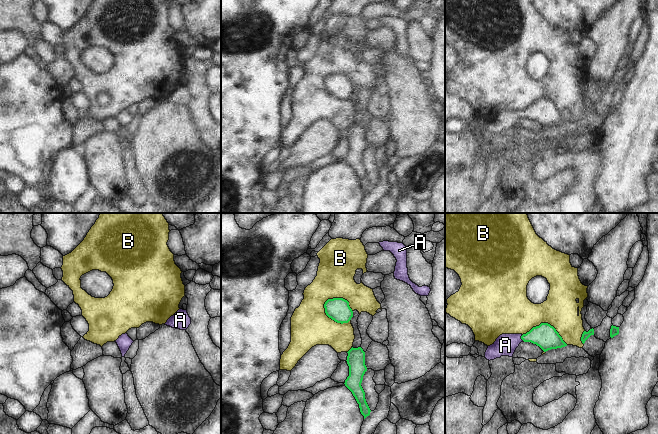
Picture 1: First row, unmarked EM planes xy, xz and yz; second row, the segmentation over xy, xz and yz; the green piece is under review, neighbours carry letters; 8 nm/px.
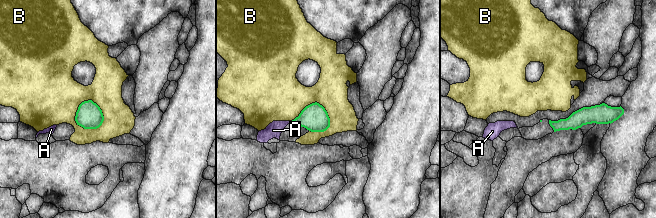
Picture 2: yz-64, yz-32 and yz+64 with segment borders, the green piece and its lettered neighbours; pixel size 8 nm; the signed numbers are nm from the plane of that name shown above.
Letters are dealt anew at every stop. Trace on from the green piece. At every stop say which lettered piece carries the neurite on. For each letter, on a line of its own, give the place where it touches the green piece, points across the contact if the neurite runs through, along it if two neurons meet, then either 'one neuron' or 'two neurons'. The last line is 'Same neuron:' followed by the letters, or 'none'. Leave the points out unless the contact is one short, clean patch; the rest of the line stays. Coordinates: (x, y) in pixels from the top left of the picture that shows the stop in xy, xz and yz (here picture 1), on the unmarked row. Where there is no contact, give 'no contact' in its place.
A: yz (521, 114) | across yz (545, 112), (521, 114), (505, 121) | one neuron
B: xz (329, 93) | two neurons
Same neuron: A

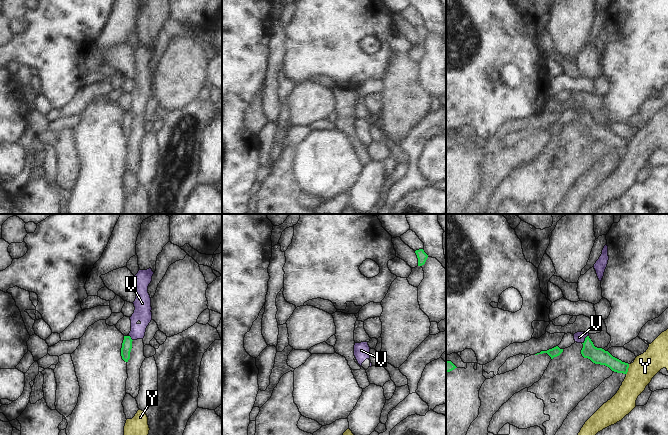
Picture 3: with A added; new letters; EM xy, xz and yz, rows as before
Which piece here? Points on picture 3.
V: yz (585, 115) | along yz (588, 111), (582, 119) | two neurons
Y: yz (627, 145) | along yz (629, 140), (626, 150) | two neurons
Same neuron: none

